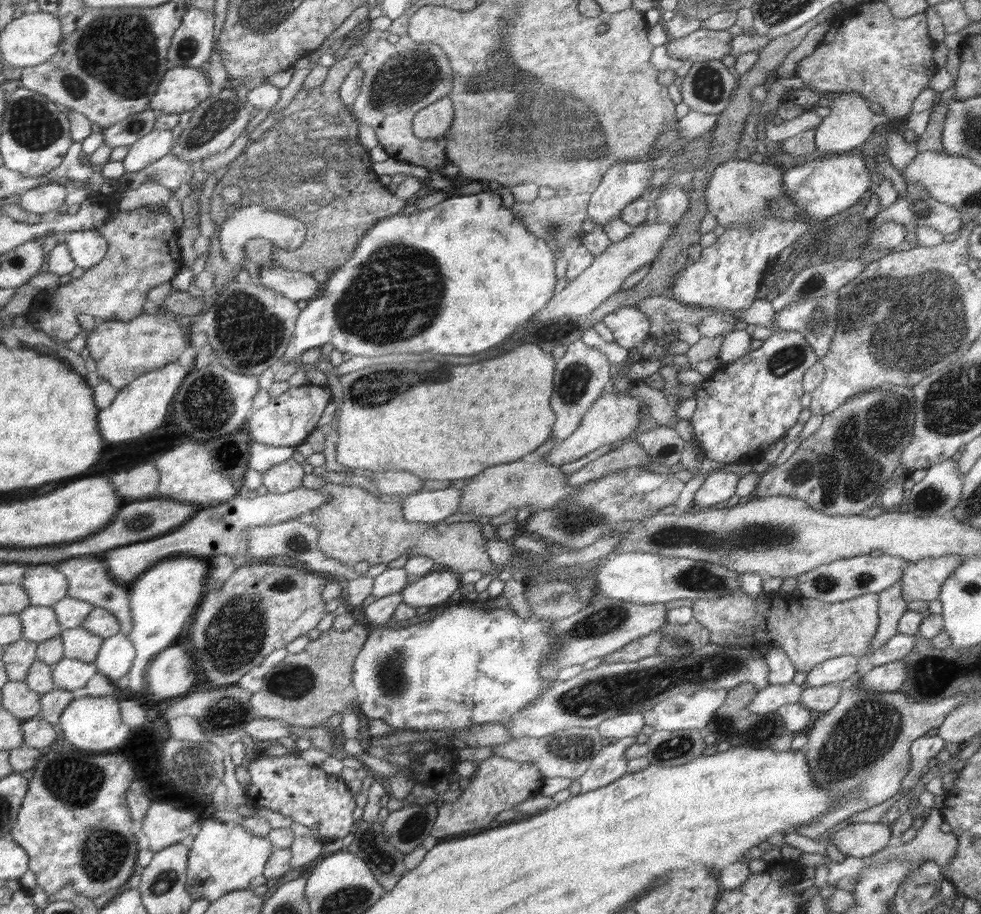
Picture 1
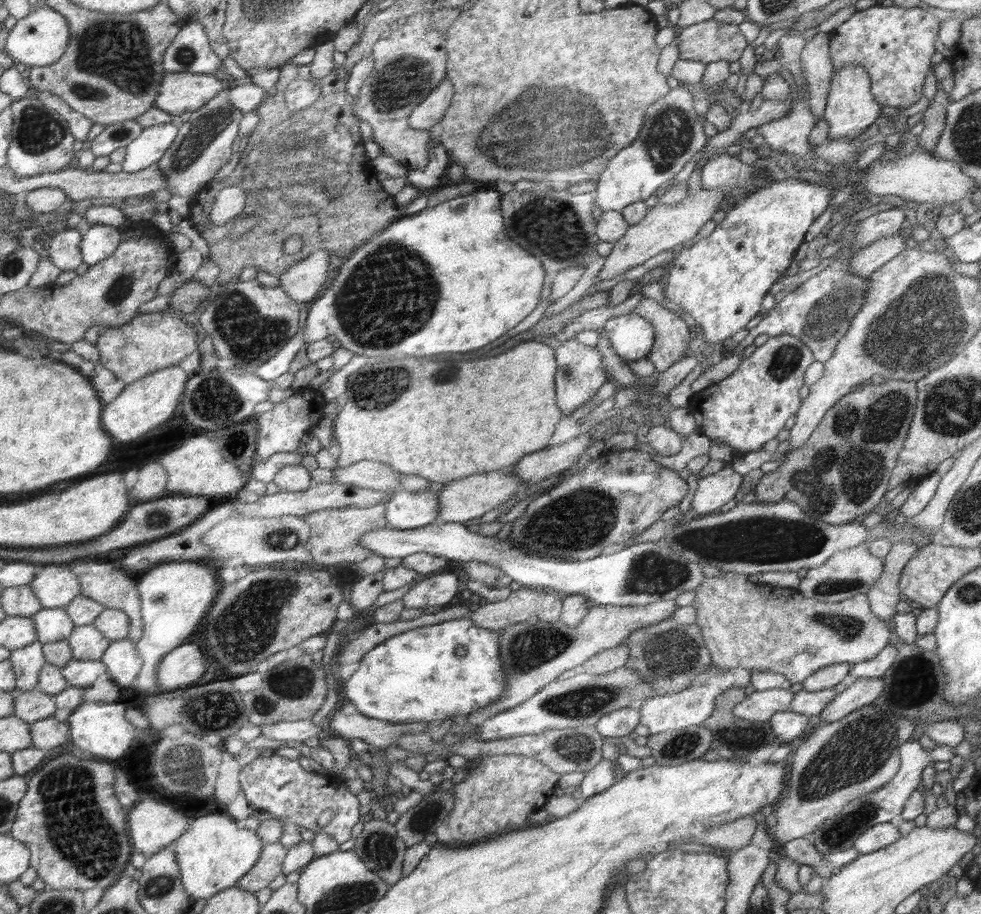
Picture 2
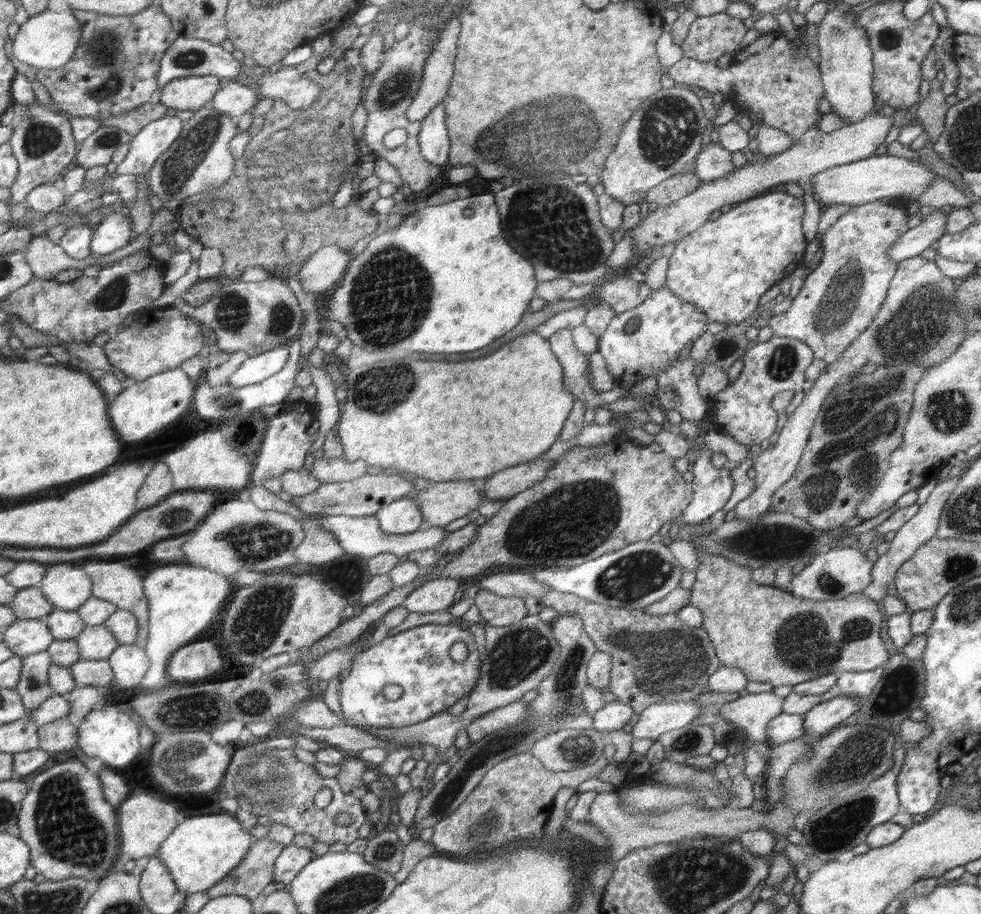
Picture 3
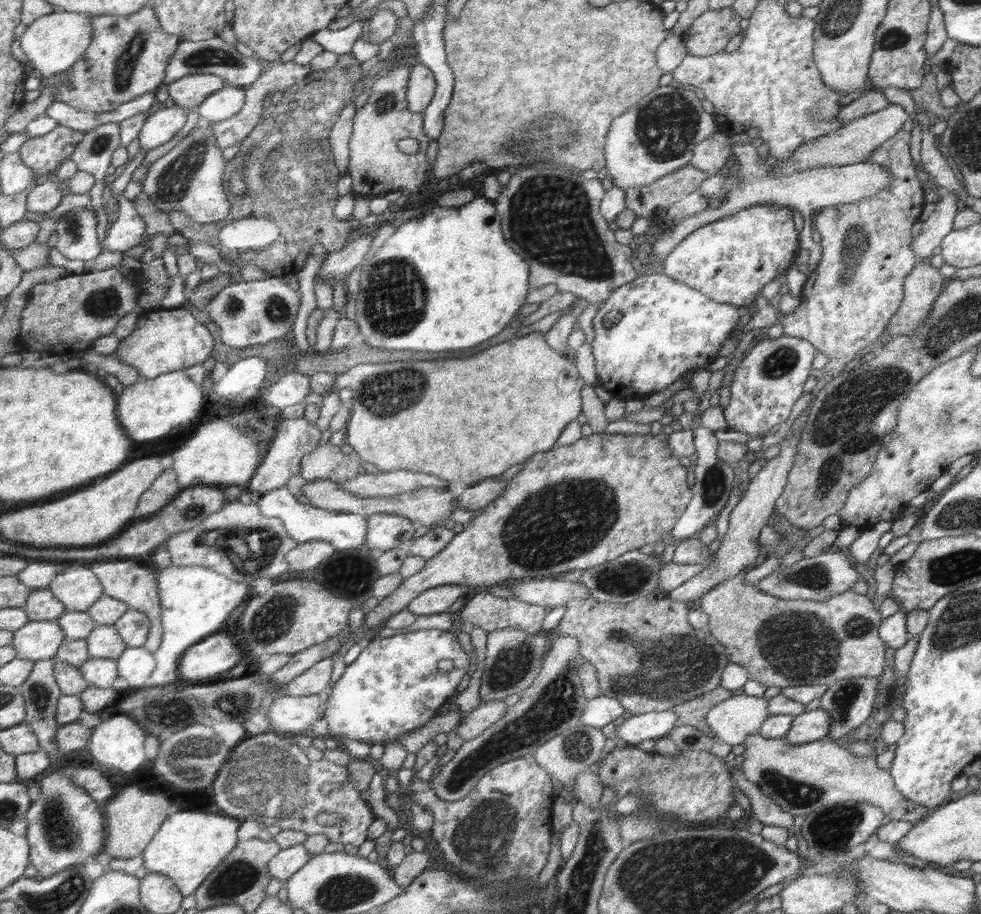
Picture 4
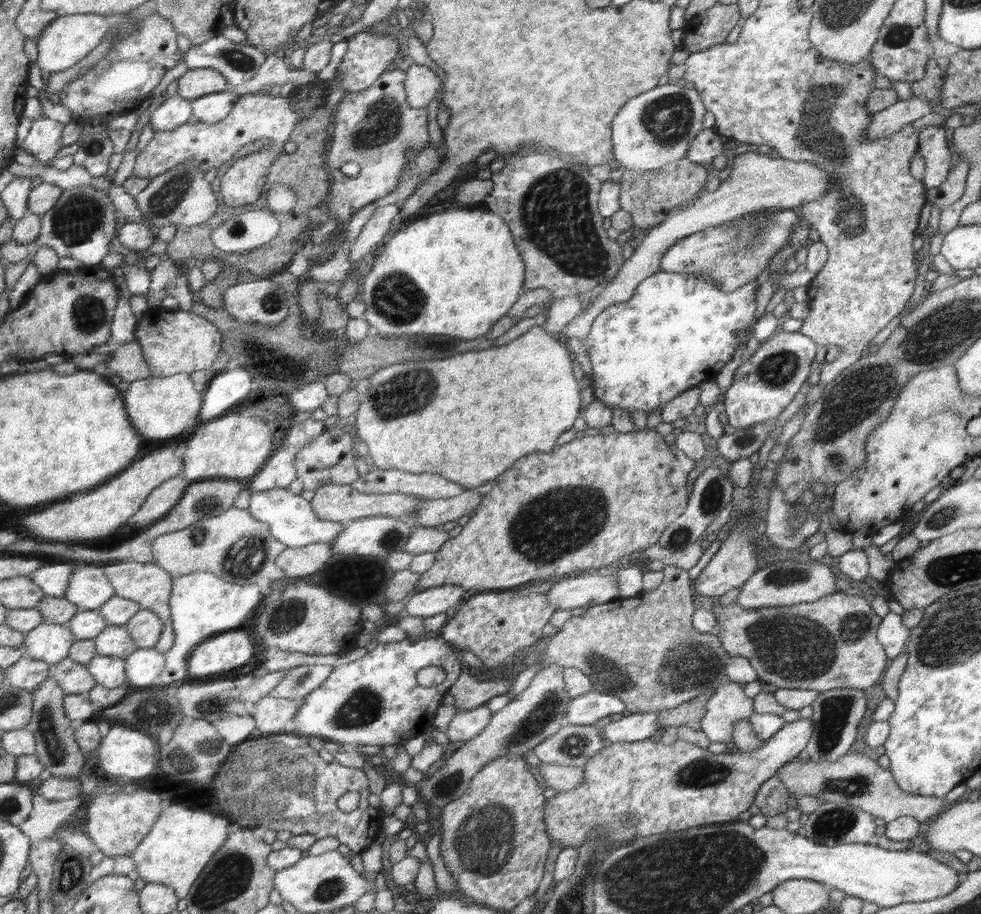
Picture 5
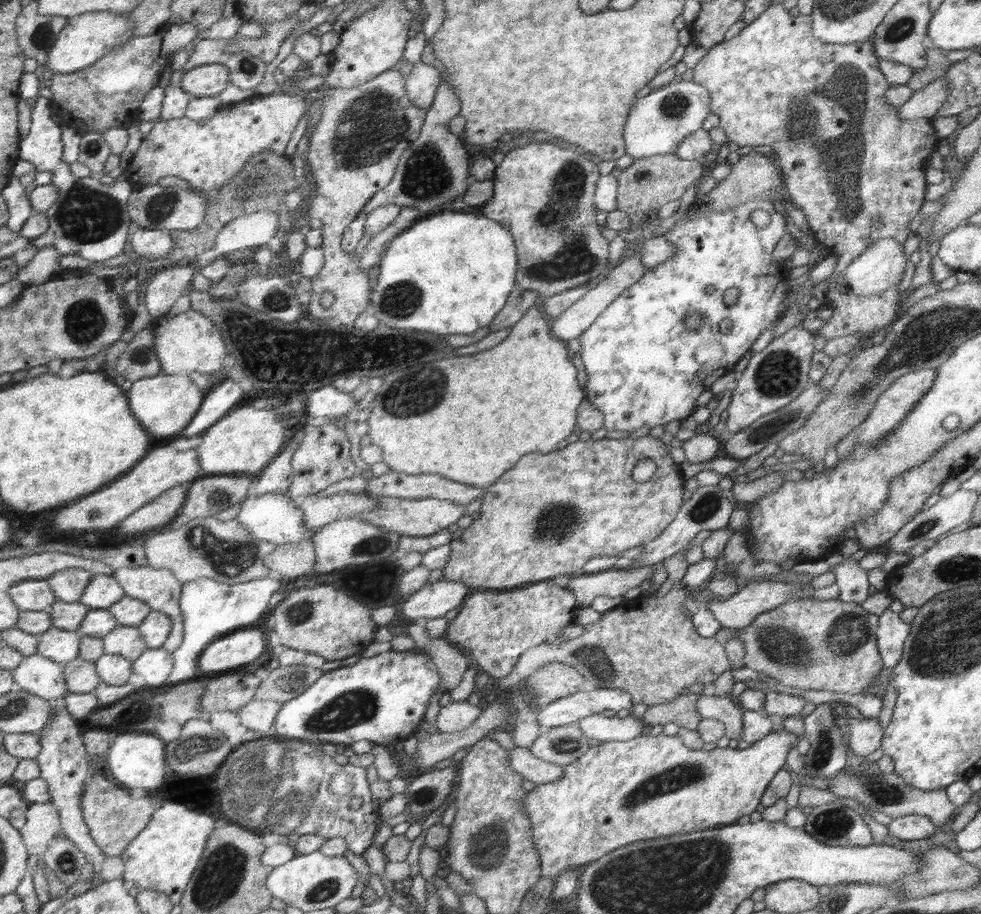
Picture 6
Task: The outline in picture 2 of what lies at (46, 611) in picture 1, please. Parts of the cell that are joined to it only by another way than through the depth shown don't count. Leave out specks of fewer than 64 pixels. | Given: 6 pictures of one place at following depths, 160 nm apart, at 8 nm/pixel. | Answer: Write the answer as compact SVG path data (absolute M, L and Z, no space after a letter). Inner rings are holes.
M64 607L43 608L32 615L36 622L37 639L43 646L68 639L76 624Z

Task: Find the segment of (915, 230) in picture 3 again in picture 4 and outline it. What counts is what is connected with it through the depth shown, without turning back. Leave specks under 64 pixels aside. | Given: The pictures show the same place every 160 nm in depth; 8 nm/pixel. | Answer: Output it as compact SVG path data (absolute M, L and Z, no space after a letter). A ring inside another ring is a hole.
M941 192L936 208L923 222L920 234L910 243L911 251L918 260L931 257L932 250L953 231L953 222L960 207L959 196L955 192Z

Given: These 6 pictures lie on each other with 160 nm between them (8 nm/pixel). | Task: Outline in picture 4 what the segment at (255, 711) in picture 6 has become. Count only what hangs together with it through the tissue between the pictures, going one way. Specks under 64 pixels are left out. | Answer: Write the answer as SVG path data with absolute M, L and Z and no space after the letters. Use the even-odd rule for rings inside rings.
M280 694L274 696L274 701L268 711L270 728L300 735L312 727L317 715L322 714L323 706L321 699L315 695L293 697Z

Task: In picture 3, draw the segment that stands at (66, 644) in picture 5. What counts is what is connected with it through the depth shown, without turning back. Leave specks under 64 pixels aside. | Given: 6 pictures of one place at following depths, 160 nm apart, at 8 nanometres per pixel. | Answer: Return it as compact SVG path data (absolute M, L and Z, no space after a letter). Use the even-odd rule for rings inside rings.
M43 618L17 619L4 629L3 644L21 657L47 651L54 642L49 625L45 624Z

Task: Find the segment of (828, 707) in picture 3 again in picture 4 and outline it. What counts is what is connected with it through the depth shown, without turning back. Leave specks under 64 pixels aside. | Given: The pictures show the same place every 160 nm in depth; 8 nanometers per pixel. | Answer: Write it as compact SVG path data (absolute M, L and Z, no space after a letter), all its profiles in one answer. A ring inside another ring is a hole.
M818 707L816 710L804 711L802 714L793 717L792 724L784 739L793 745L822 740L827 736L830 728L829 712Z

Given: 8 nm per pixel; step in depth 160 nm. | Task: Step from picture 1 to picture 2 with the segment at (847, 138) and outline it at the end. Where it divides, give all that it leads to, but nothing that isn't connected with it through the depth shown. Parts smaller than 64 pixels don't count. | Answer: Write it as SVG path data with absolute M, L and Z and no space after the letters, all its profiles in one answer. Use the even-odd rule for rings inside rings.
M843 64L841 70L834 70L830 84L823 114L829 124L828 138L861 135L880 116L880 104L874 102L869 73L859 64Z

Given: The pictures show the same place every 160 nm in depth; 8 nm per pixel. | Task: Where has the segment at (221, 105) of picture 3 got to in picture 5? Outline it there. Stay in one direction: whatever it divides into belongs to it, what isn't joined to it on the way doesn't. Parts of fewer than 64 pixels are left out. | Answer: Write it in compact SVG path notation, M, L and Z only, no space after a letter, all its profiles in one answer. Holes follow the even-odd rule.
M228 91L201 96L191 101L192 114L200 121L207 123L218 122L228 116L237 101L237 97Z

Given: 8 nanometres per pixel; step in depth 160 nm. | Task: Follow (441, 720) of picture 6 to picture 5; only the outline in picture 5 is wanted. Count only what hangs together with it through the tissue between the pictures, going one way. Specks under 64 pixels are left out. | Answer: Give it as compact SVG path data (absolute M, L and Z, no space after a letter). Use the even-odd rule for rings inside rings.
M486 704L466 712L458 712L450 721L445 735L450 741L474 739L489 726L492 718L493 712Z

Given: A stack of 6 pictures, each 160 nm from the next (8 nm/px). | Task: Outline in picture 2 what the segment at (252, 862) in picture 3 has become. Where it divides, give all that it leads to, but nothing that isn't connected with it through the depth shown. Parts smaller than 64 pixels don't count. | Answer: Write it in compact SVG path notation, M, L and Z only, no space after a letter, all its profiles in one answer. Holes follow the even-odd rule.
M280 842L267 843L266 849L258 857L256 866L235 886L250 892L266 888L278 874L282 874L282 864L288 853L289 851Z

